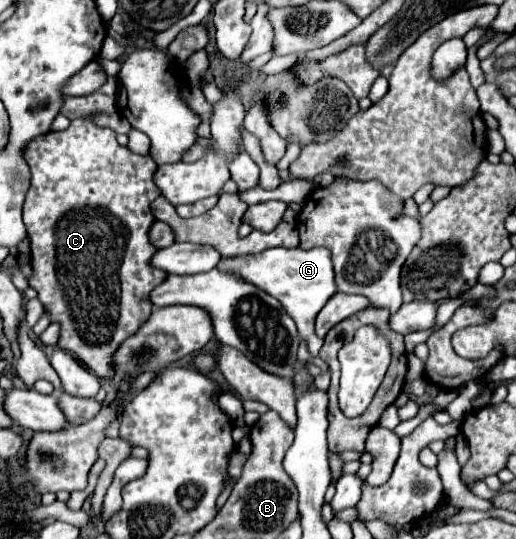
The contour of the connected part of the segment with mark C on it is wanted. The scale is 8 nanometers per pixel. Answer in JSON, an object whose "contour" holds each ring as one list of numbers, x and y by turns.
{"contour":[[71,120,69,128,65,128,61,132,47,132,43,136,37,136,29,144,29,152,25,150,25,160,29,162,29,168,31,168,31,188,29,188,25,204,23,204,23,222,25,222,29,238,31,238,31,268,33,268,33,274,27,278,27,282,37,292,43,306,49,308,51,320,61,324,59,348,73,354,79,362,83,362,97,376,111,378,113,376,113,368,111,368,113,350,117,350,117,346,129,334,135,334,137,326,141,326,141,322,145,322,145,318,151,314,153,306,149,306,149,300,147,300,149,290,153,290,153,286,161,284,163,278,167,276,163,270,149,266,149,258,157,252,157,248,153,248,147,238,149,226,153,224,153,214,149,210,149,204,161,194,161,192,157,192,157,188,153,184,153,174,157,170,157,164,149,156,141,156,141,154,131,152,127,146,119,146,119,142,115,140,115,132,111,128,99,128,99,126,91,124,91,120]]}

